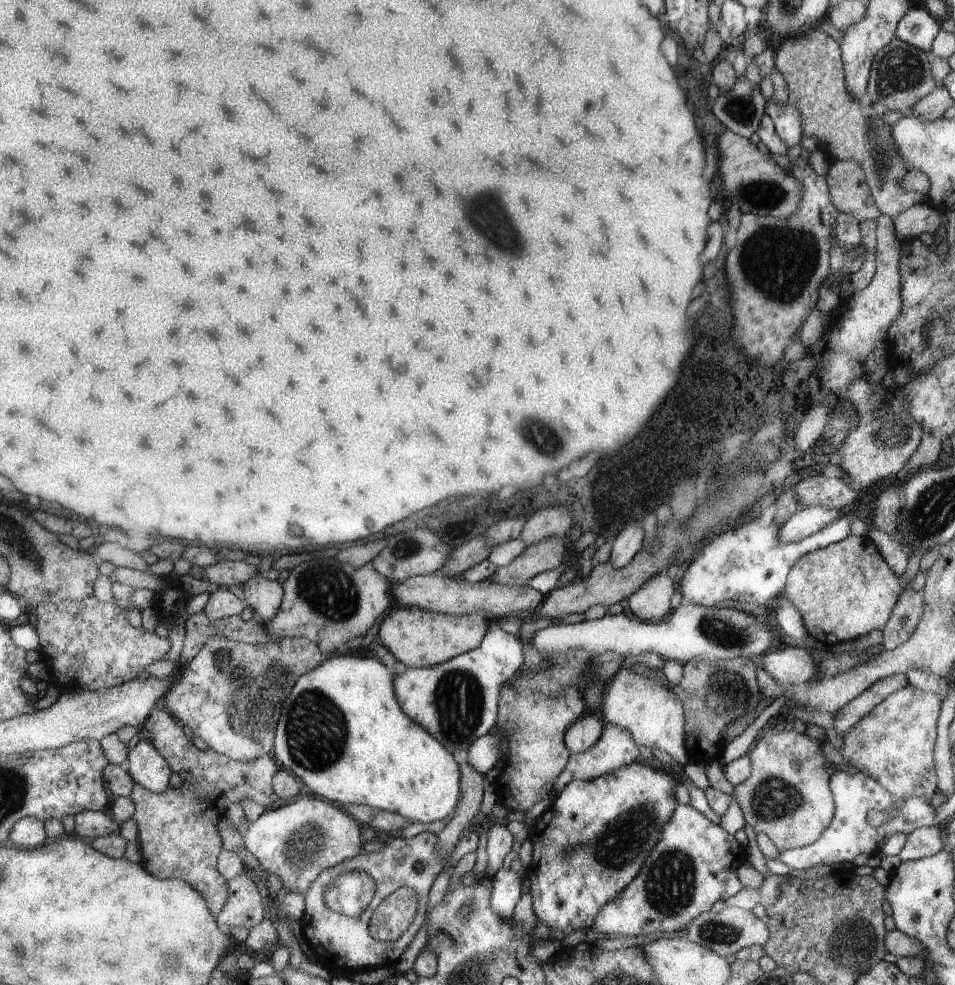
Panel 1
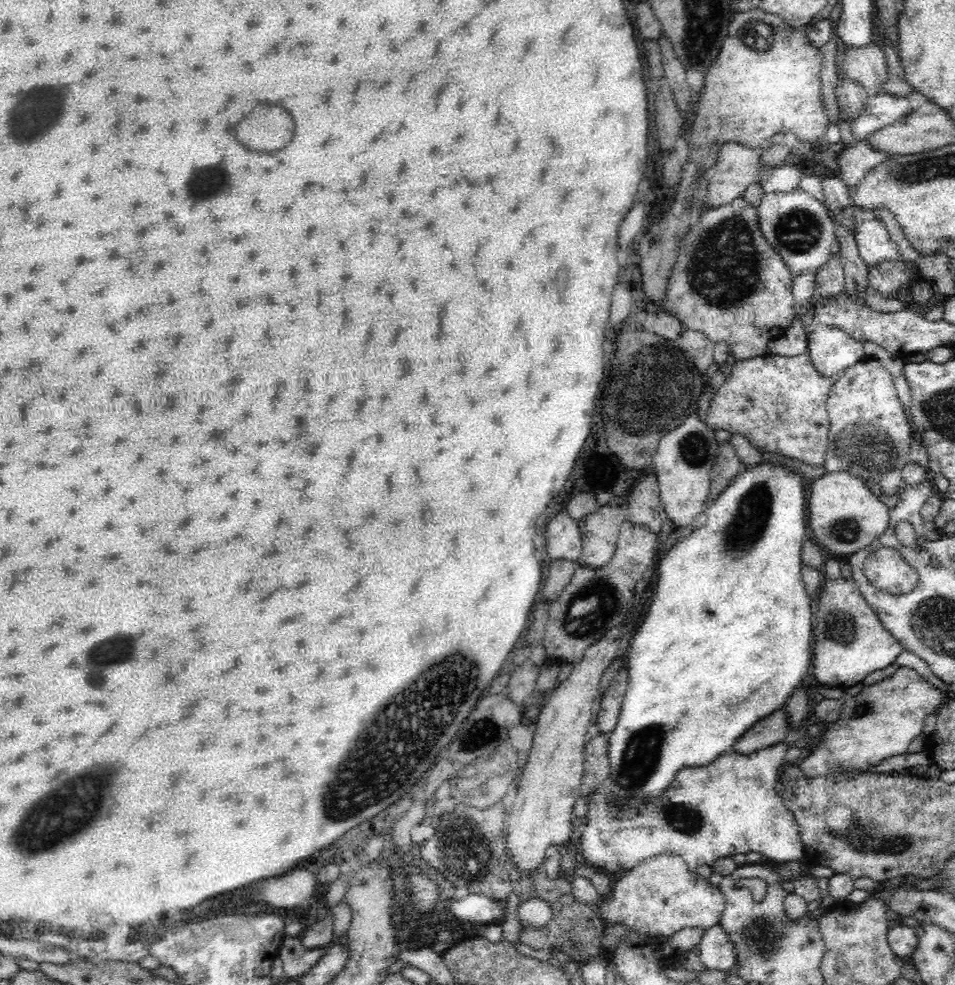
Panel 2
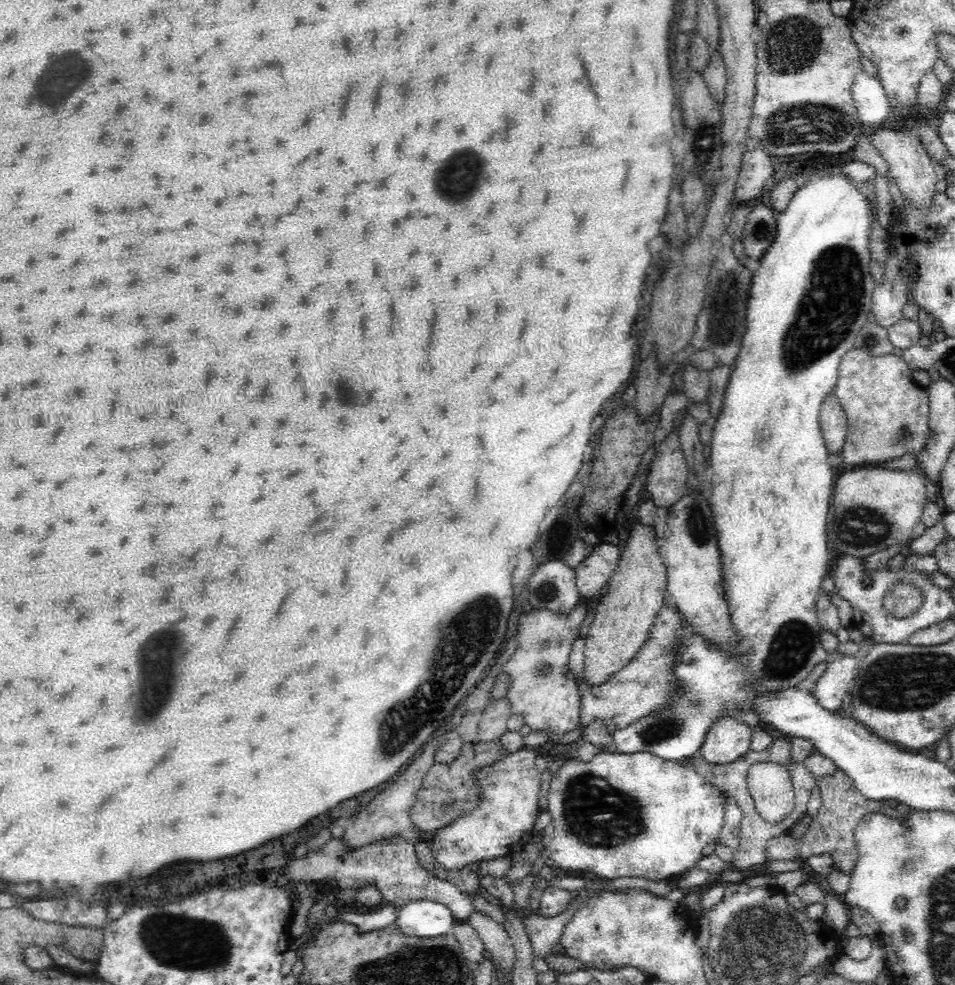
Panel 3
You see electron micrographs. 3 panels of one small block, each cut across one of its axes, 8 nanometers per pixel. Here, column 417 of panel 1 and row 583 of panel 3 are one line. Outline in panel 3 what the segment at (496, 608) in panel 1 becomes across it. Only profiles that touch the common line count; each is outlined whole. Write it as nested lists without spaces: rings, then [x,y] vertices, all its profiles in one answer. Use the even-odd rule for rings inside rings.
[[[598,542],[594,552],[576,566],[576,588],[582,598],[594,598],[610,582],[612,574],[618,570],[622,552],[604,542]]]

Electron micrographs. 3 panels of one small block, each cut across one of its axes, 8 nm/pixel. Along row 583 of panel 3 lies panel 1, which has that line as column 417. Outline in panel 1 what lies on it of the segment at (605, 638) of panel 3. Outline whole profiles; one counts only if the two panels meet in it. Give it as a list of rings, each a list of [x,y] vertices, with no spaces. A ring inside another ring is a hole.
[[[393,608],[379,624],[377,642],[385,648],[385,652],[395,656],[397,664],[405,664],[407,668],[433,668],[459,654],[479,648],[479,642],[483,642],[483,634],[487,632],[487,622],[477,614],[443,616],[419,608]]]

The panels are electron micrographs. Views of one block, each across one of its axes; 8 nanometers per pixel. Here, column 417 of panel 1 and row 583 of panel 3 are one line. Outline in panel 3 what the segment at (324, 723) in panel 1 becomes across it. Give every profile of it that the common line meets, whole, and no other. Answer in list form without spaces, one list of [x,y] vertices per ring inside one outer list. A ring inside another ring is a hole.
[[[824,168],[818,174],[812,176],[812,180],[808,180],[802,188],[798,188],[794,192],[794,198],[790,200],[788,208],[782,214],[776,214],[776,236],[774,242],[770,244],[770,248],[766,250],[764,258],[758,260],[758,270],[756,276],[752,278],[752,288],[748,294],[748,312],[746,312],[746,320],[748,320],[748,328],[744,332],[744,340],[742,340],[742,348],[740,348],[740,356],[736,358],[736,362],[732,364],[732,374],[726,386],[726,394],[724,394],[724,402],[722,402],[722,410],[720,416],[712,422],[714,432],[712,432],[712,440],[708,446],[708,460],[710,460],[710,470],[712,470],[712,496],[710,496],[710,508],[712,508],[712,516],[714,516],[714,524],[716,524],[716,534],[718,534],[718,544],[720,544],[720,554],[722,554],[722,566],[724,566],[724,590],[726,590],[726,600],[728,600],[728,608],[730,608],[730,616],[734,626],[744,634],[744,648],[740,652],[748,654],[750,658],[750,672],[736,672],[736,666],[732,662],[724,662],[716,652],[710,652],[702,640],[692,632],[692,626],[686,624],[690,636],[684,640],[684,644],[678,648],[678,660],[676,660],[676,676],[680,682],[680,688],[676,694],[672,694],[668,706],[656,714],[644,716],[640,720],[636,720],[636,724],[630,724],[628,728],[622,728],[618,732],[614,732],[614,746],[618,750],[618,754],[654,754],[660,756],[662,760],[684,760],[692,754],[696,754],[700,750],[700,746],[704,744],[704,738],[708,736],[708,730],[712,728],[712,724],[716,720],[720,720],[720,716],[724,714],[726,708],[730,706],[746,706],[748,702],[746,698],[752,696],[756,686],[798,686],[800,682],[804,682],[810,672],[814,670],[816,664],[820,664],[822,660],[830,660],[832,656],[824,650],[822,644],[822,630],[820,630],[820,622],[818,622],[818,612],[816,612],[816,604],[818,604],[818,596],[824,592],[822,588],[822,580],[828,578],[828,562],[830,562],[830,554],[828,554],[828,520],[830,520],[830,508],[832,508],[832,498],[834,498],[834,486],[832,486],[832,466],[828,464],[828,448],[824,442],[824,434],[822,434],[822,424],[820,424],[820,408],[822,404],[828,400],[826,396],[832,392],[836,392],[836,384],[838,384],[838,370],[840,370],[840,362],[846,356],[846,352],[856,348],[856,338],[858,332],[868,324],[868,316],[872,312],[872,304],[874,304],[874,288],[876,282],[872,280],[872,252],[870,252],[870,234],[876,222],[880,222],[880,218],[876,218],[878,208],[874,208],[874,202],[860,190],[858,182],[850,180],[842,170],[838,168]]]

